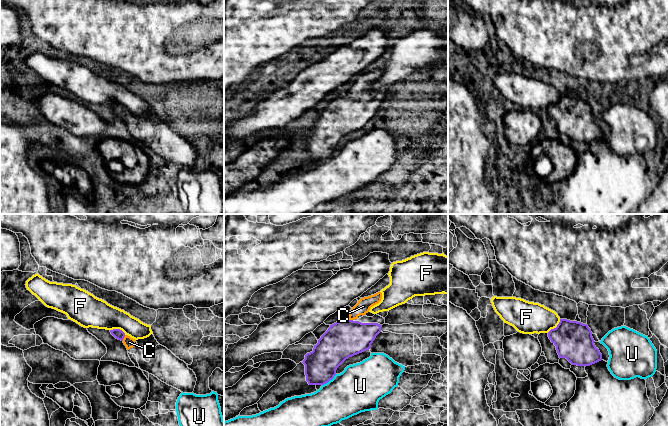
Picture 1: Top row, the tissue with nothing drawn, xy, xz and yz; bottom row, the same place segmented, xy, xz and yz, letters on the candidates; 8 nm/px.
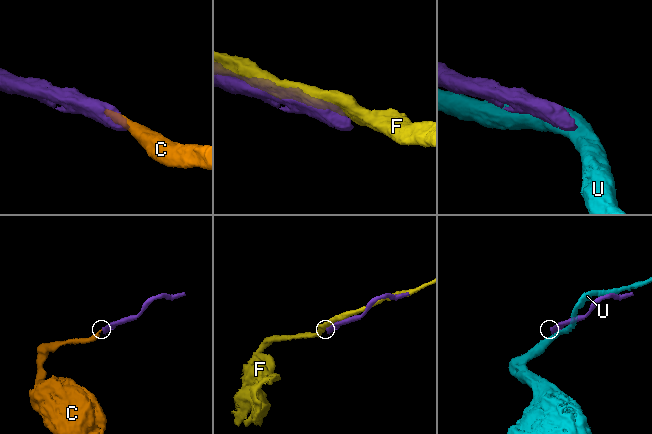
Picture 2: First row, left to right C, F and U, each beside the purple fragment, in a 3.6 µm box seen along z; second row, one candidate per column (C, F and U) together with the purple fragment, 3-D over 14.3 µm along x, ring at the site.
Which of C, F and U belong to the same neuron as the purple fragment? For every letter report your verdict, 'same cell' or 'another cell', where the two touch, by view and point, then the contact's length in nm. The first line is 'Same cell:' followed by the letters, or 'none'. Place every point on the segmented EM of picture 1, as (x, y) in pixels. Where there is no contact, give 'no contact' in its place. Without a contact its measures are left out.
Same cell: C
C: same cell; meets purple in xy at (123, 338); contact 50 nm long
F: another cell; meets purple in yz at (556, 327); contact 160 nm long
U: another cell; meets purple in xz at (329, 380); contact 150 nm long

